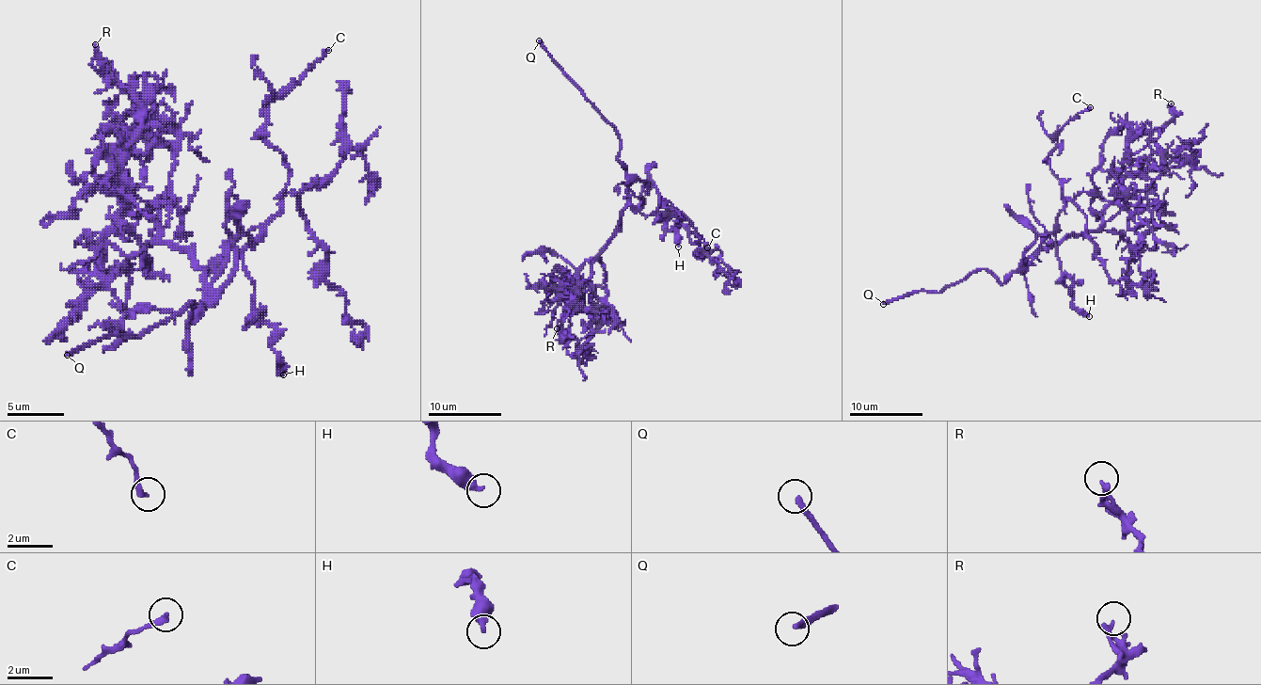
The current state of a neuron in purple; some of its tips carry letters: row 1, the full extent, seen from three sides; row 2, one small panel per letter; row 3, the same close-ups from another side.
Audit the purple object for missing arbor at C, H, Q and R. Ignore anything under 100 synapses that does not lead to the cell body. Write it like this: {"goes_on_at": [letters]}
{"goes_on_at": ["Q"]}

